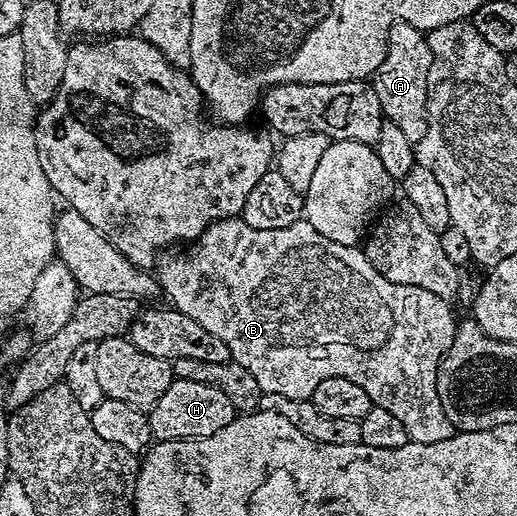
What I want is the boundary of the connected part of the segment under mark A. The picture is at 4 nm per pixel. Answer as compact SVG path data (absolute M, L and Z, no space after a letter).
M399 21L388 32L388 50L382 63L376 69L370 84L378 95L380 110L385 118L394 123L410 139L412 146L426 135L428 122L428 100L426 99L426 79L430 75L430 47L423 29L416 29L410 23Z

